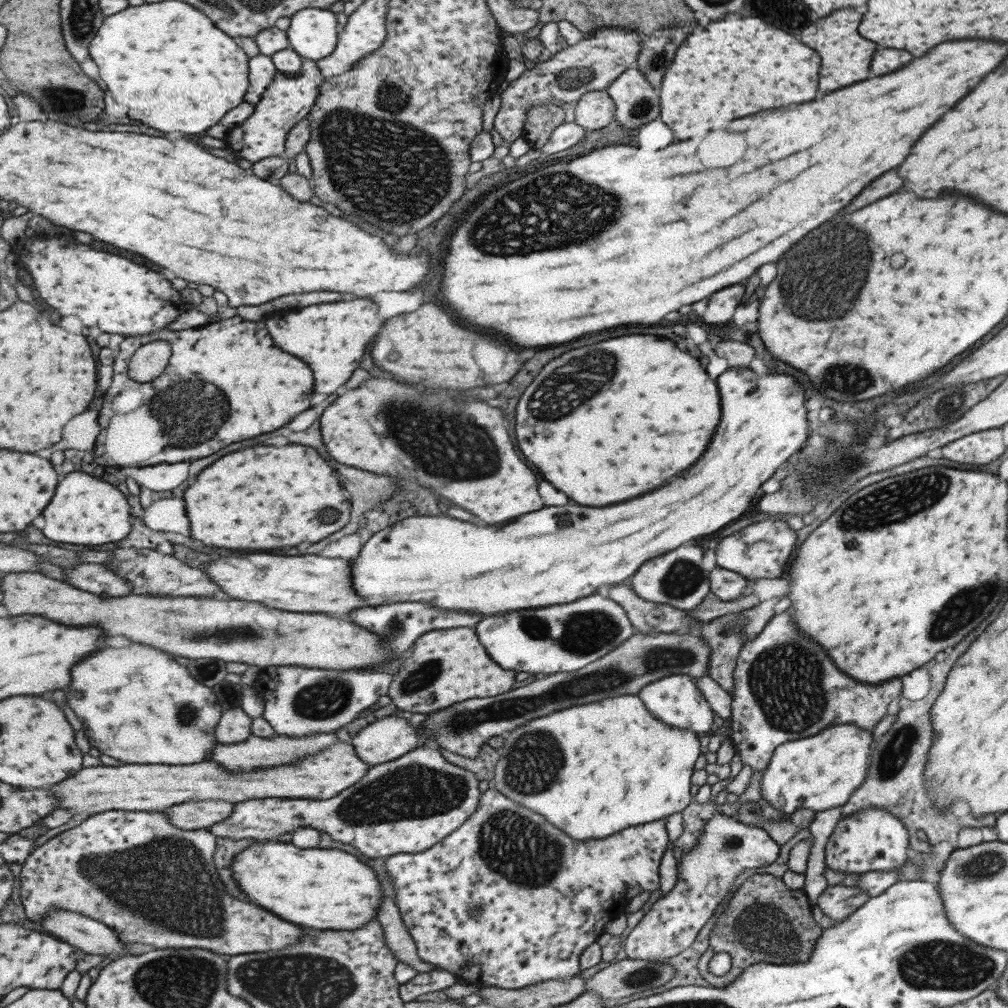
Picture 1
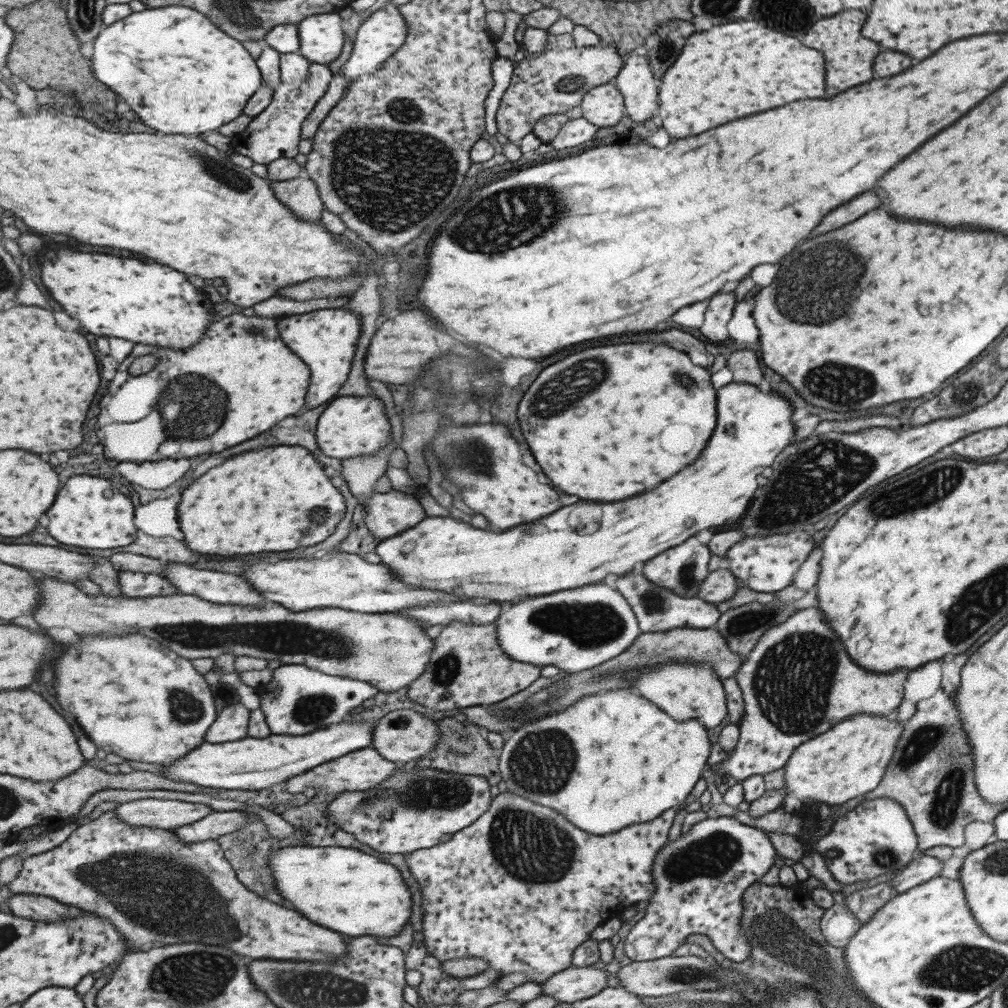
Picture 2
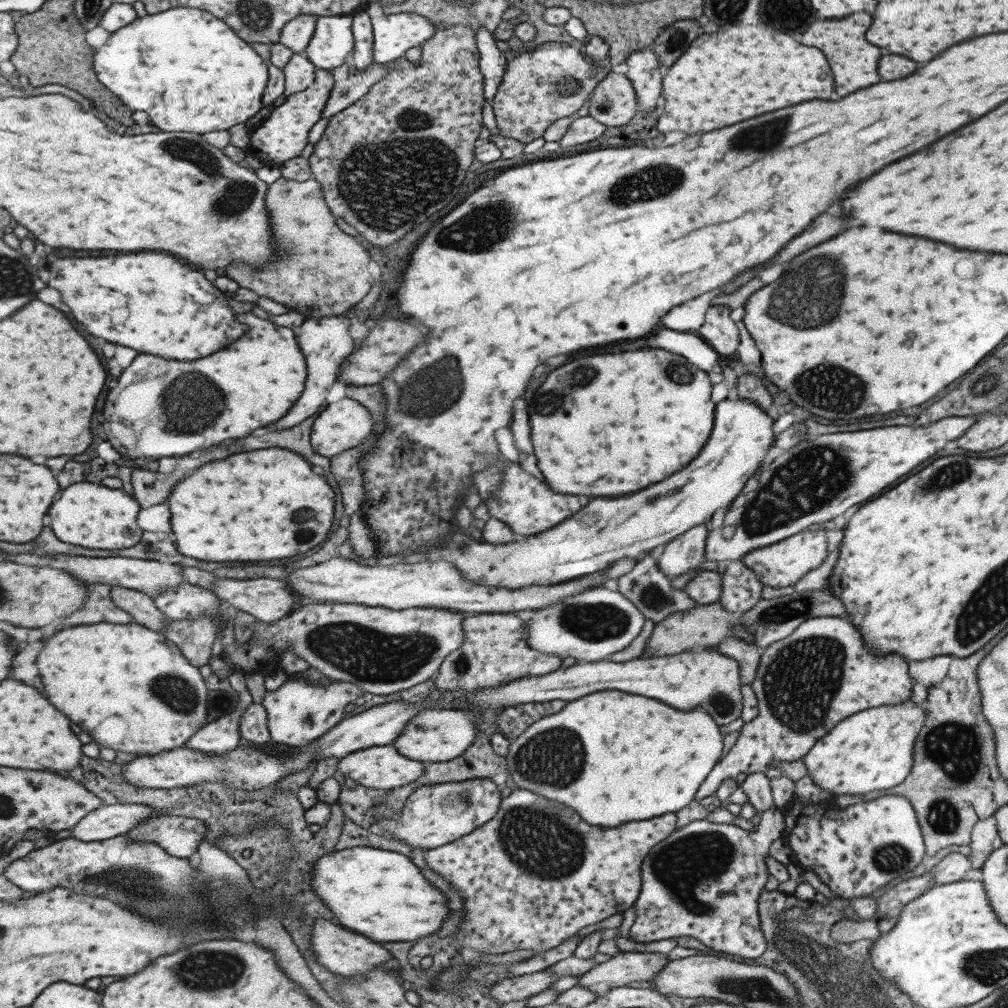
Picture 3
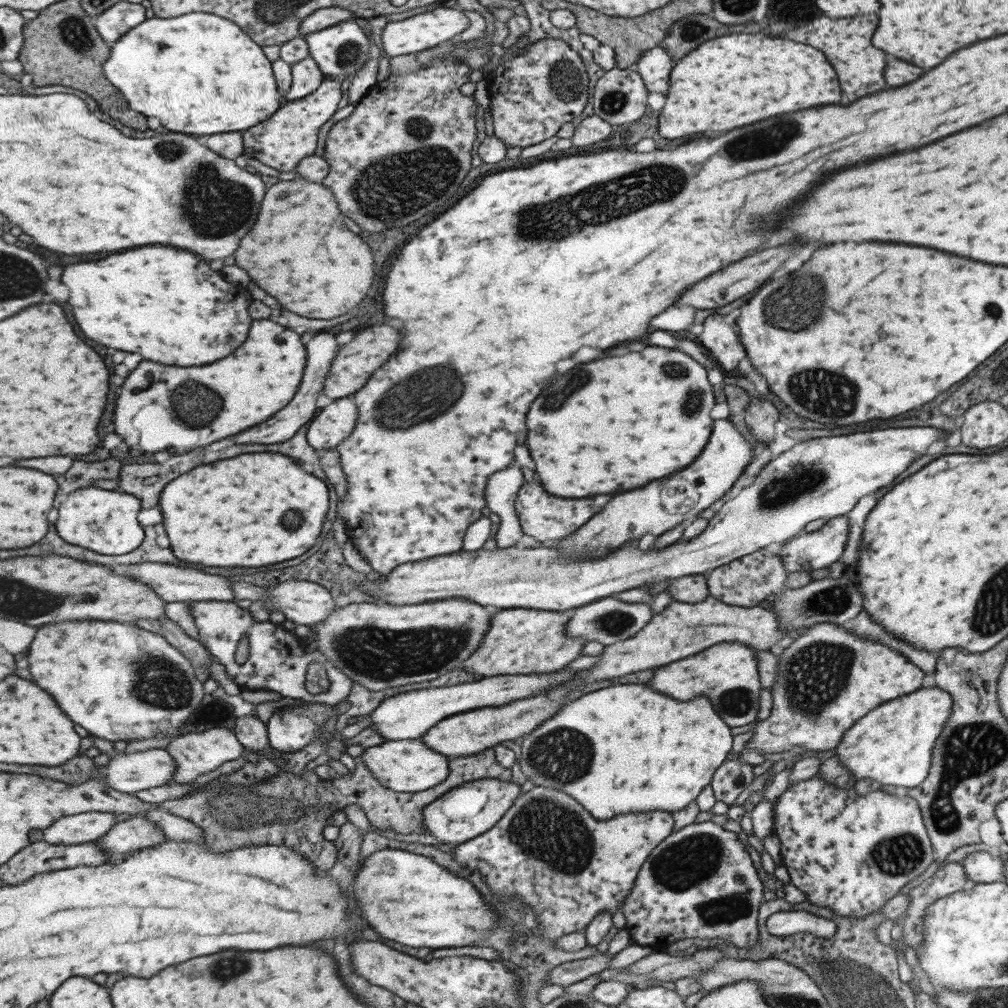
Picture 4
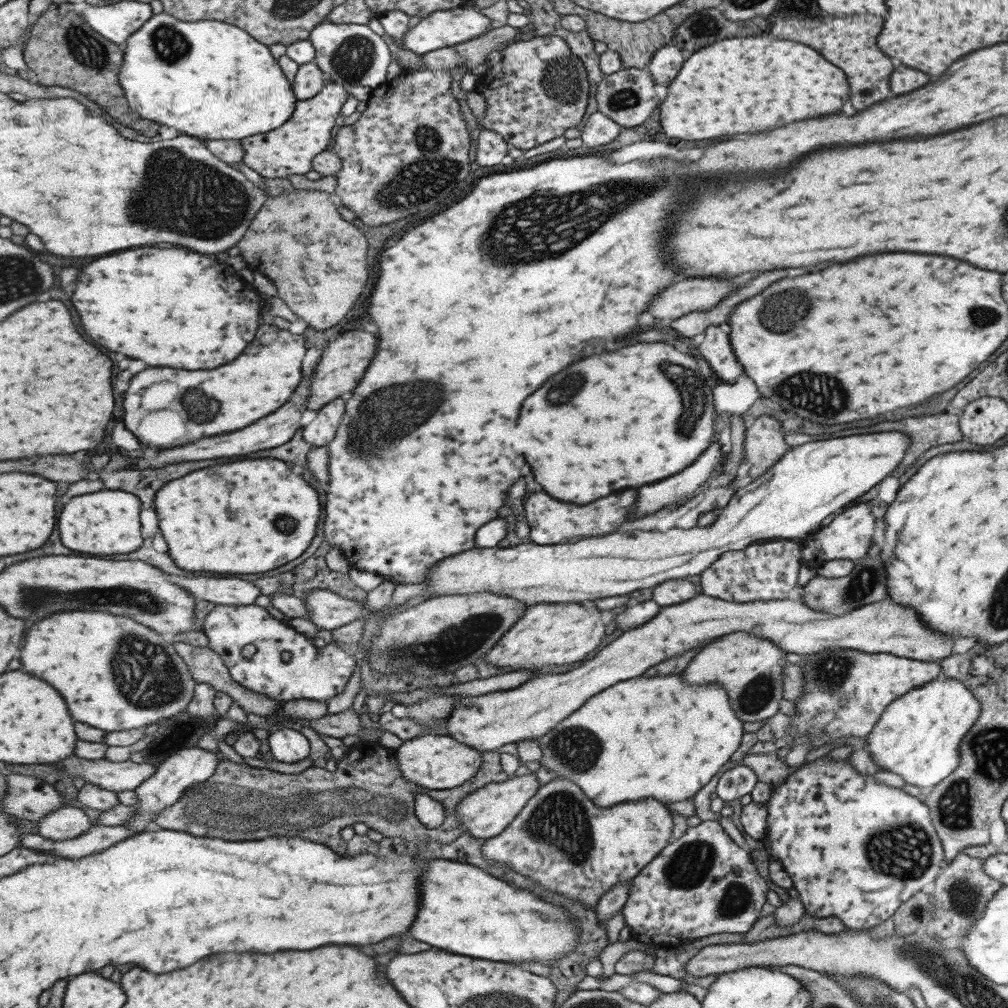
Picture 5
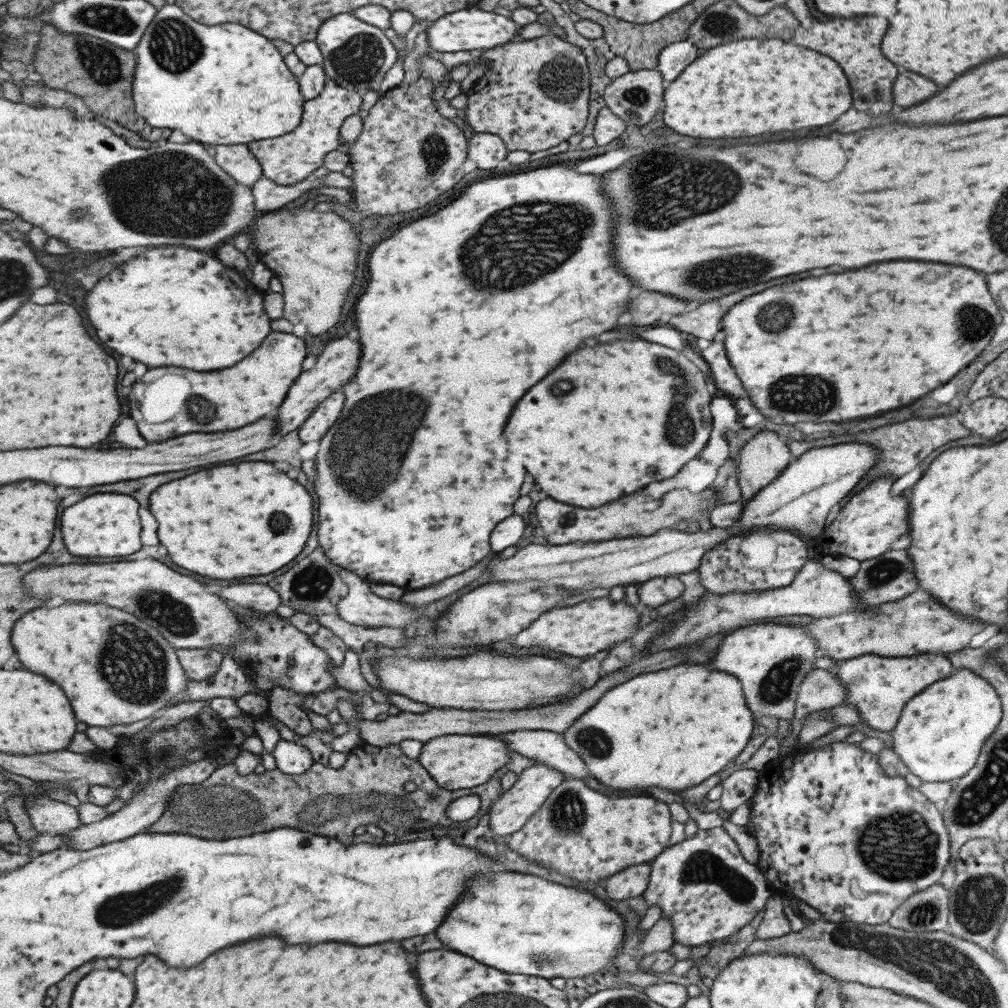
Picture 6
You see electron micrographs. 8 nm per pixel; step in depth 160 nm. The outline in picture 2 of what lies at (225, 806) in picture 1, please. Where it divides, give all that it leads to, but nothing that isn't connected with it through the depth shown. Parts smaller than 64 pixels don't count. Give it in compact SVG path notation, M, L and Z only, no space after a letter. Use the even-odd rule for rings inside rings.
M157 798L124 802L117 805L115 811L127 824L167 831L203 820L214 812L209 804Z

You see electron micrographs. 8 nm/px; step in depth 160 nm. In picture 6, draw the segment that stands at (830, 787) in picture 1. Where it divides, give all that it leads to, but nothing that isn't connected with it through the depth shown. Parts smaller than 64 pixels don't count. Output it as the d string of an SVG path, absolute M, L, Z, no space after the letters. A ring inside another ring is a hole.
M967 668L956 669L954 674L942 678L913 696L889 731L891 750L920 782L947 782L961 778L974 764L983 741L996 729L1001 718L1001 705L997 693L986 680Z

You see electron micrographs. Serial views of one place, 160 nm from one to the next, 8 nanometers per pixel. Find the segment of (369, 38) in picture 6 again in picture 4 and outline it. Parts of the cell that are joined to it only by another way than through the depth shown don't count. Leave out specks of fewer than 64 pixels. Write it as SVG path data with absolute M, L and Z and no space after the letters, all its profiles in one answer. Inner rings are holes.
M355 18L344 20L335 26L324 28L319 32L313 32L306 37L309 43L310 56L313 57L320 70L335 80L341 82L350 81L369 60L369 37L363 32L361 26L355 22Z

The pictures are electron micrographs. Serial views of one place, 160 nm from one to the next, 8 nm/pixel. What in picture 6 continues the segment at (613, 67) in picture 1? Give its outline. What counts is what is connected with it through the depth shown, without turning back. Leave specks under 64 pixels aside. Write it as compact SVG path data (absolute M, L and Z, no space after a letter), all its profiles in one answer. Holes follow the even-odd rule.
M553 34L526 41L513 40L489 49L483 58L490 62L487 71L467 93L466 106L461 116L475 133L490 133L501 137L510 151L539 152L559 146L572 134L580 133L585 126L587 112L586 55L578 45L560 39Z

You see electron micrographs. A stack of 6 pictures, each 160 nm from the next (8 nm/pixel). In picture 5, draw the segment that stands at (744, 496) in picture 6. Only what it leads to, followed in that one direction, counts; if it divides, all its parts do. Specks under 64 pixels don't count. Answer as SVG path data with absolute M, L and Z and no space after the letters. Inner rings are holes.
M765 414L758 417L752 418L747 421L747 427L744 432L744 456L743 458L747 459L751 464L751 467L748 470L748 476L752 476L753 479L758 477L760 474L763 474L769 467L772 467L779 457L788 449L786 449L784 442L784 431L781 429L781 422L775 420L773 416L765 416Z

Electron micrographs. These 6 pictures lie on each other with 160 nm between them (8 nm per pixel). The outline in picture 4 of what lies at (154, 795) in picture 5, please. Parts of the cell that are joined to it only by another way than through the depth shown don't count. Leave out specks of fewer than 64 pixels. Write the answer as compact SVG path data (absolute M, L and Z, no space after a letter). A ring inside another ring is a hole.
M217 727L205 732L187 733L186 735L175 737L171 740L167 749L173 755L178 766L172 782L179 784L193 782L197 776L207 774L207 772L215 770L217 766L221 766L221 764L225 764L229 760L237 760L246 750L235 731L225 727Z

